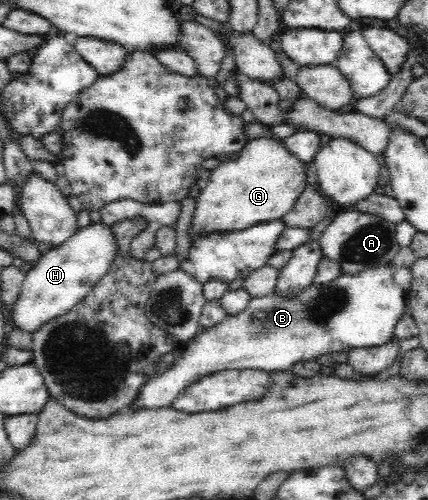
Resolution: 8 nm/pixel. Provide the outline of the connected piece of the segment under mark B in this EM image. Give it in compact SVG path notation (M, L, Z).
M386 264L368 268L356 274L342 274L321 287L313 282L296 297L282 297L277 293L271 293L269 296L252 298L242 312L199 333L172 365L158 367L156 374L141 387L137 398L132 400L129 407L133 409L168 408L180 392L185 391L187 387L203 377L218 371L254 369L268 373L291 372L296 362L312 361L312 358L328 352L381 347L394 337L396 322L406 312L405 305L407 305L405 291L394 281L393 268Z

